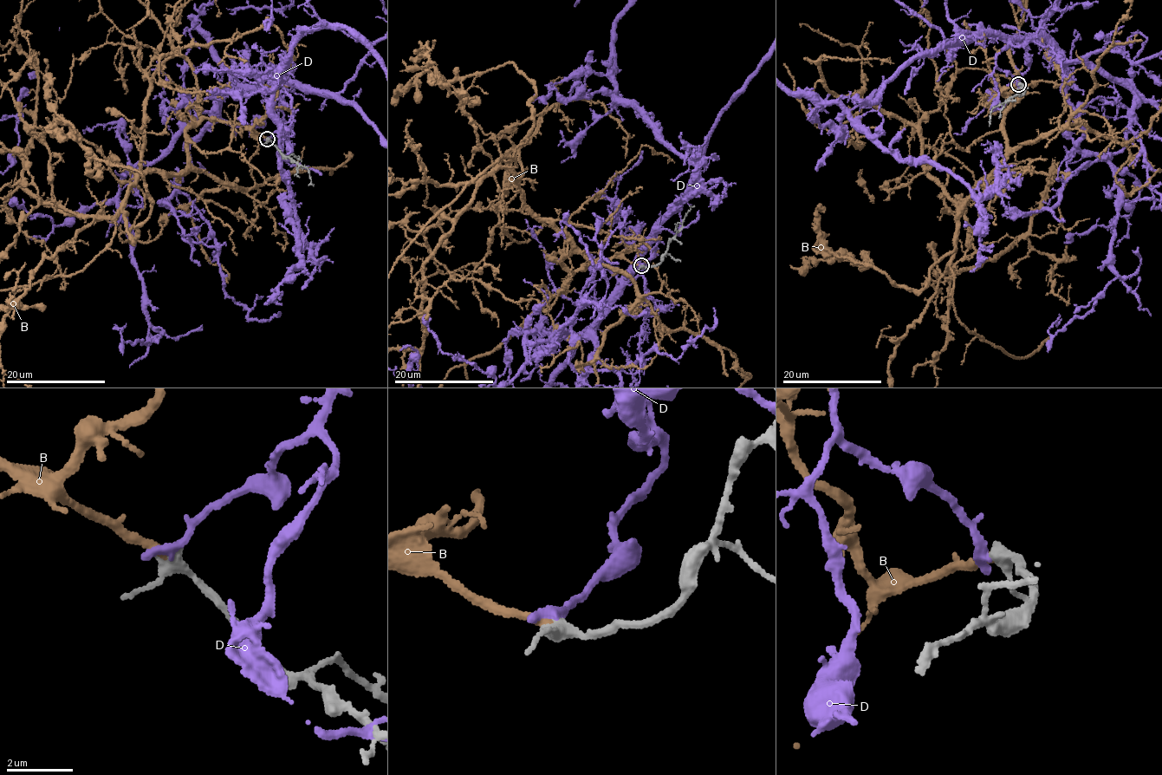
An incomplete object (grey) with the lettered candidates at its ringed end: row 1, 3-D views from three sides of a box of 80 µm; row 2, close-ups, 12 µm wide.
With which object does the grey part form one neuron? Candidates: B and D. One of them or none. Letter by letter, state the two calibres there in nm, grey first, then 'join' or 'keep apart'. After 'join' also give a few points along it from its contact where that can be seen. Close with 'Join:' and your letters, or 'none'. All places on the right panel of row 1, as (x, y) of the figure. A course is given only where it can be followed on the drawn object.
B: 360/240 nm | join
D: 360/360 nm | keep apart
Join: B

